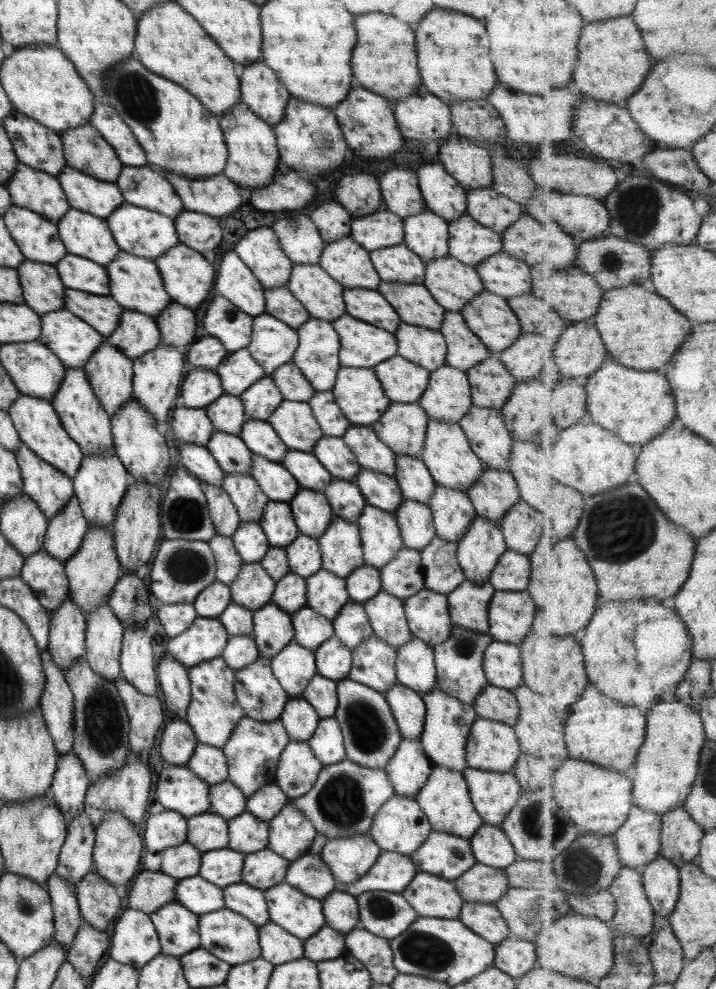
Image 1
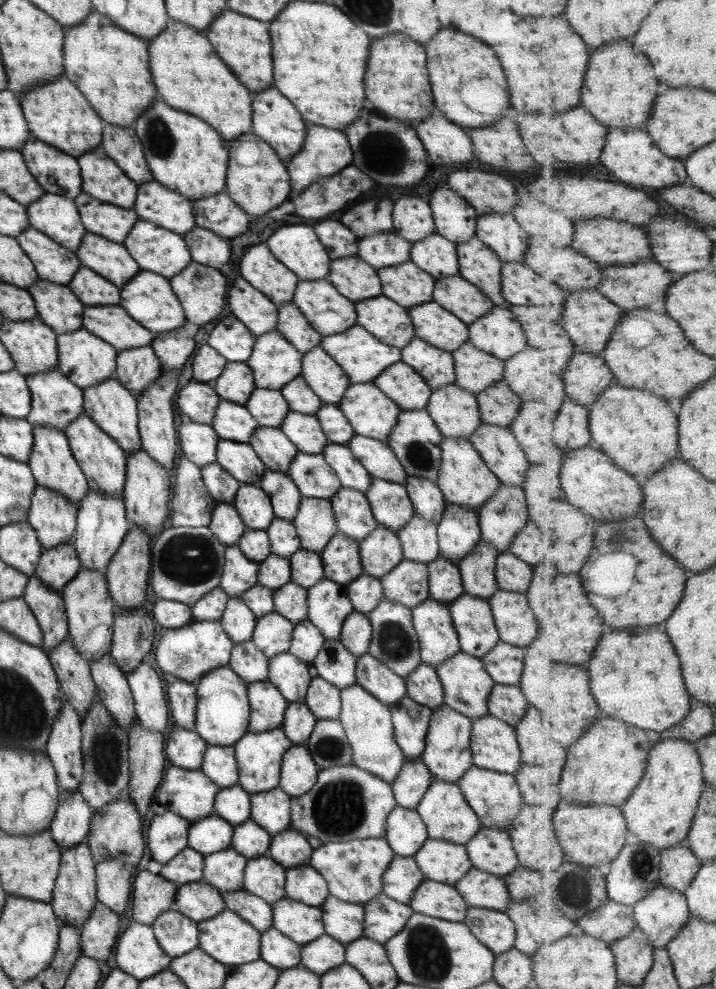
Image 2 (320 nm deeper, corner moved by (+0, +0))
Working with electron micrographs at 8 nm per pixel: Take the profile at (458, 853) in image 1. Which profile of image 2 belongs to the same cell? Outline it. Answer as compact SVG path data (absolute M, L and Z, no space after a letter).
M428 839L413 860L425 879L453 886L472 867L465 850L463 845Z

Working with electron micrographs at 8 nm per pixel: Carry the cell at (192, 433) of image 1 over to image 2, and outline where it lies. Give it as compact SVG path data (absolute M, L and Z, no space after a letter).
M181 423L177 428L177 441L182 456L201 468L215 462L217 442L220 440L209 424Z

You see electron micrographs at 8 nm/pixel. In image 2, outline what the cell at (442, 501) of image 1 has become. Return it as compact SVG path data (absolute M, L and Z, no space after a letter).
M446 502L441 520L436 526L440 557L457 562L471 554L480 541L477 513Z

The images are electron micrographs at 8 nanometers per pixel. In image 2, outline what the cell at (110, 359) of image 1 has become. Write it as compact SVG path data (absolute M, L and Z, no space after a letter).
M114 377L107 379L107 381L98 382L95 386L84 388L82 391L83 412L99 426L99 429L113 439L126 456L140 450L136 397L122 383L117 382Z

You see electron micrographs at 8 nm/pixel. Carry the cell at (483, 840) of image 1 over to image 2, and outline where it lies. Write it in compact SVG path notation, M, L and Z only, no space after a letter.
M481 826L465 845L473 868L503 878L519 864L505 830L489 830Z

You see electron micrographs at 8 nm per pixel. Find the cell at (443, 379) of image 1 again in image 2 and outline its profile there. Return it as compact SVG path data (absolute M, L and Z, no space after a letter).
M454 384L432 390L425 410L442 438L469 439L481 423L474 394Z

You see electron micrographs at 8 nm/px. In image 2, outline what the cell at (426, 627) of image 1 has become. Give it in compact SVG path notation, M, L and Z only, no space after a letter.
M431 598L412 608L420 662L436 667L460 651L448 607Z

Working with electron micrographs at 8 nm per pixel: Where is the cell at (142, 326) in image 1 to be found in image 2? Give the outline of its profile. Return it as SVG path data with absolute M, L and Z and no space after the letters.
M149 345L116 353L114 378L135 397L151 386L160 372L159 360Z

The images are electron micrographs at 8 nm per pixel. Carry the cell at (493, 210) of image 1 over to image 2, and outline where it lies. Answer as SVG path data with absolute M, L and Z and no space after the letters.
M511 213L478 215L474 236L488 246L502 263L524 263L530 238L520 229Z

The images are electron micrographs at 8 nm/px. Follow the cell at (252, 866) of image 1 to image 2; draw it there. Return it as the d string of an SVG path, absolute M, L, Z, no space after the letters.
M267 855L246 861L242 890L257 895L270 905L284 898L286 869Z

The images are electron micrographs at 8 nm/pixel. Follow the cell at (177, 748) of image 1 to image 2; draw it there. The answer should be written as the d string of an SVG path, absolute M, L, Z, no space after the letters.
M175 726L165 741L165 756L173 766L183 770L197 770L200 768L206 742L193 730L185 730Z

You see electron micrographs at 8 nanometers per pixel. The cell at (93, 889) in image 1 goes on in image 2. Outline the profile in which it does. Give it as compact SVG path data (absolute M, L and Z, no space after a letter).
M96 901L89 919L79 931L80 954L95 961L105 961L121 932L120 920Z

